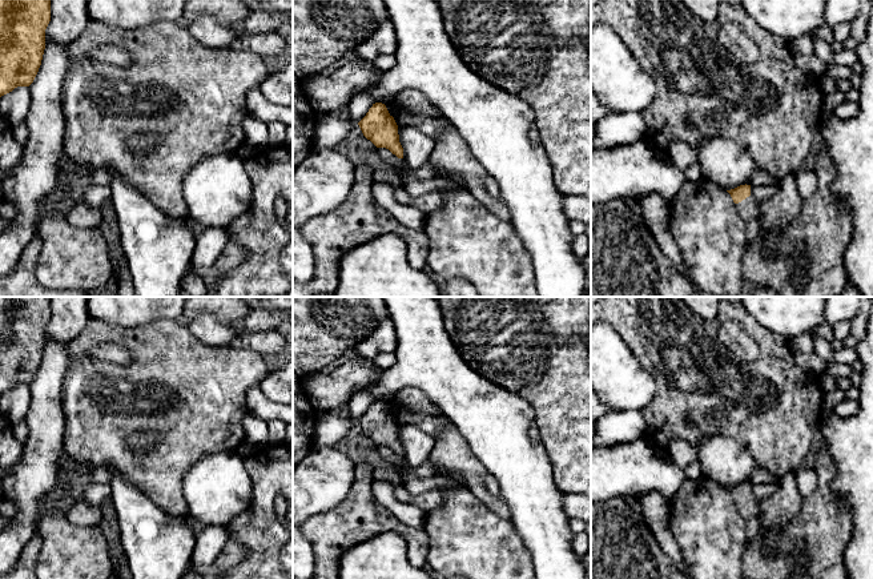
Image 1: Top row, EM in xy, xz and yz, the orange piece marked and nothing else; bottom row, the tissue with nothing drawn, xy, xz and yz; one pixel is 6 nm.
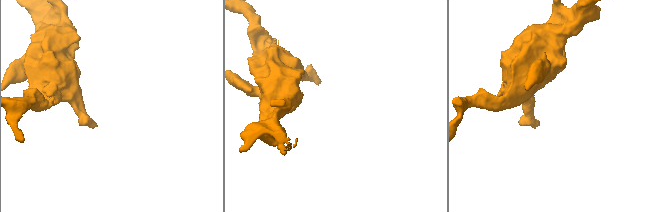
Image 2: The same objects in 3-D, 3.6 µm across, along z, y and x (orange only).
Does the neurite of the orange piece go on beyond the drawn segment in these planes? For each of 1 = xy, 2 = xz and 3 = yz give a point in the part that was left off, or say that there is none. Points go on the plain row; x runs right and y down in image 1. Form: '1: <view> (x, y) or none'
1: none
2: none
3: yz (748, 507)

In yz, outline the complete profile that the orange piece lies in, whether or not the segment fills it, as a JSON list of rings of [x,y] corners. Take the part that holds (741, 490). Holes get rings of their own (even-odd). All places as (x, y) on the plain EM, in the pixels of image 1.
[[[740,483],[727,490],[731,492],[740,515],[747,523],[747,547],[748,543],[756,538],[759,530],[761,528],[759,504],[751,492],[751,483]]]

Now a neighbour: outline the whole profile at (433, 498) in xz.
[[[397,484],[394,495],[399,502],[417,506],[425,512],[438,508],[443,503],[442,488],[430,488],[419,495],[413,495],[403,484]]]

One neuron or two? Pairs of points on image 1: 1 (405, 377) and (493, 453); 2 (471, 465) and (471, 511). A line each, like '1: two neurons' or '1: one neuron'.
1: one neuron
2: two neurons

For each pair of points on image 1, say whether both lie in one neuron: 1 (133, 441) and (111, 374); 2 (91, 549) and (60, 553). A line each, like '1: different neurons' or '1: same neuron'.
1: different neurons
2: same neuron

